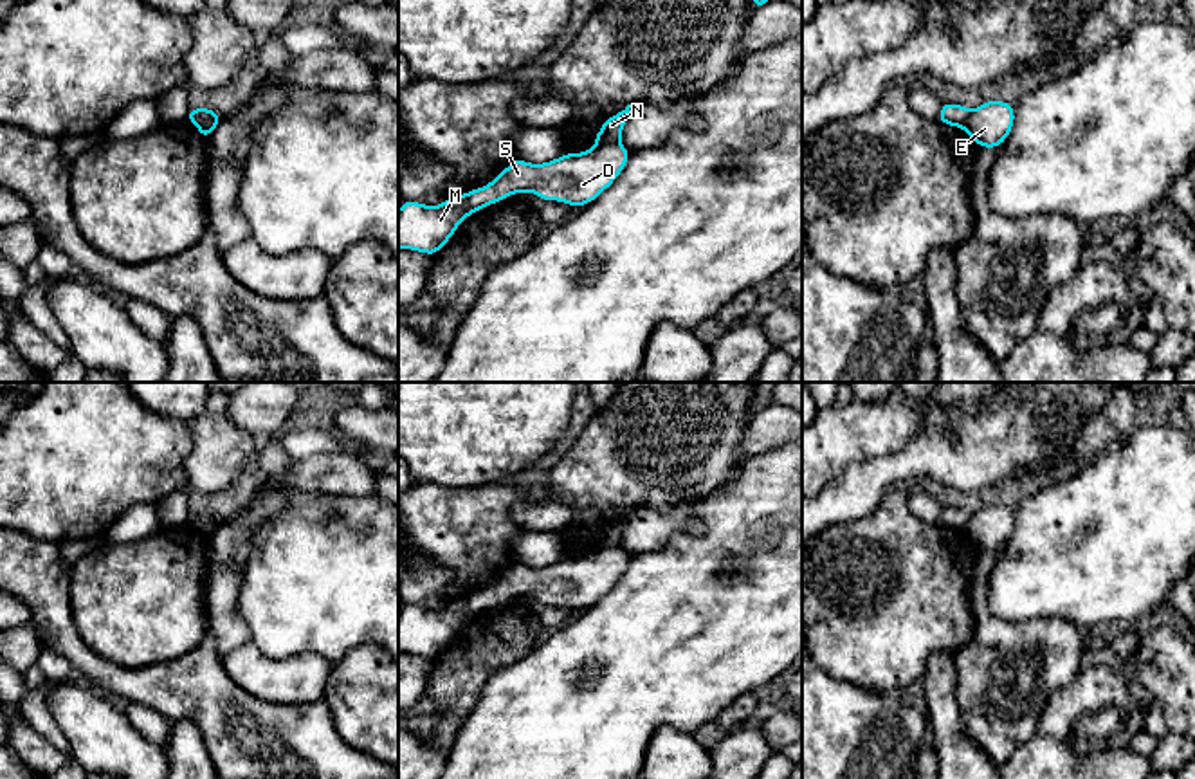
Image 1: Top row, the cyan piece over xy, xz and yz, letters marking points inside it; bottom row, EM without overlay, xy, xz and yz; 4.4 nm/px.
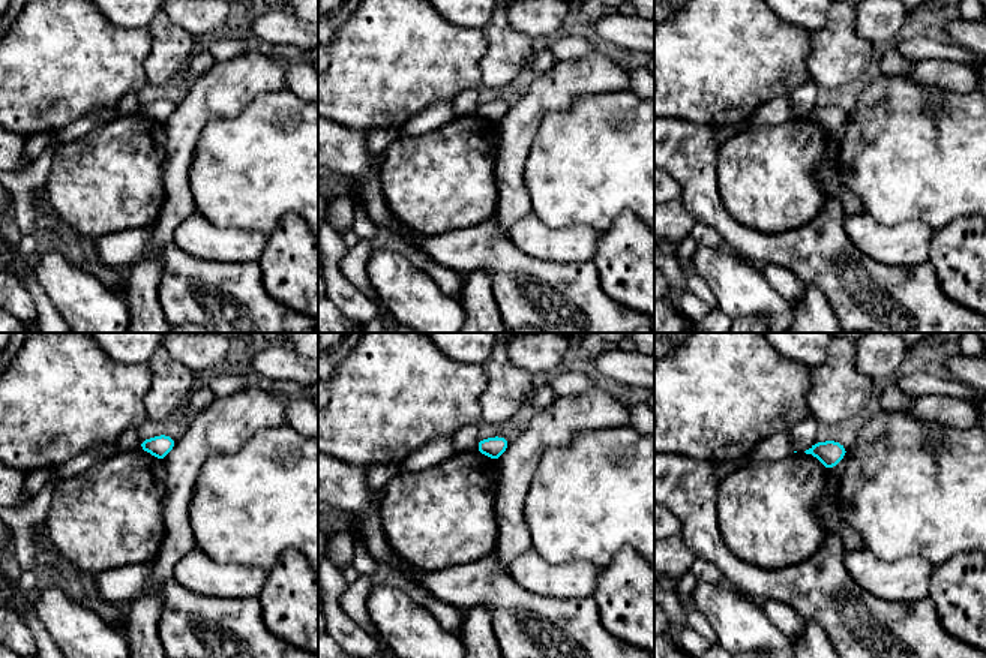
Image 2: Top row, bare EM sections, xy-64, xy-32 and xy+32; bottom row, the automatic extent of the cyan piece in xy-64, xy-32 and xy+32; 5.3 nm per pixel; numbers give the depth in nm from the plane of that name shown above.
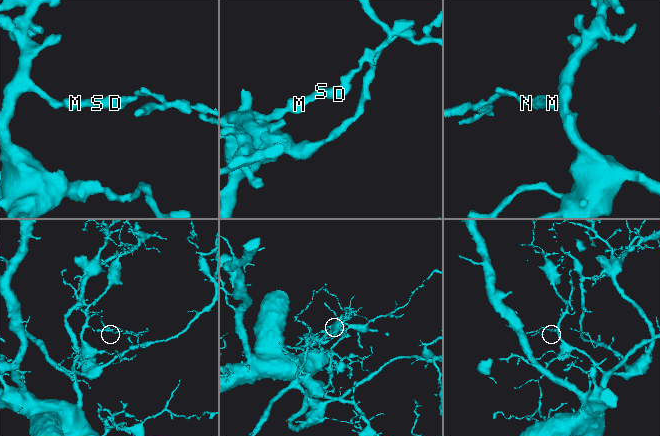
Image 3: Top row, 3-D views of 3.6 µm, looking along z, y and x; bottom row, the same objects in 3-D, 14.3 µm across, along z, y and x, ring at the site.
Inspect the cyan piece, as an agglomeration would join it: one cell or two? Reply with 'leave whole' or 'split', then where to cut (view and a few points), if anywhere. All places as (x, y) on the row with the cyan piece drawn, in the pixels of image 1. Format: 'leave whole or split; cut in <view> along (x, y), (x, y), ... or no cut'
split; cut in xz along (619, 141), (597, 146)

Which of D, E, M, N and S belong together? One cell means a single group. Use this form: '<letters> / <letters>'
D E M S / N

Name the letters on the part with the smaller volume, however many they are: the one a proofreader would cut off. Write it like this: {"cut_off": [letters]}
{"cut_off": ["N"]}

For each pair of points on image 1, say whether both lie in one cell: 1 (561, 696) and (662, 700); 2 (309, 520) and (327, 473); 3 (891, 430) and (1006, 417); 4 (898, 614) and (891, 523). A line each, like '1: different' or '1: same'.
1: same
2: different
3: different
4: same

